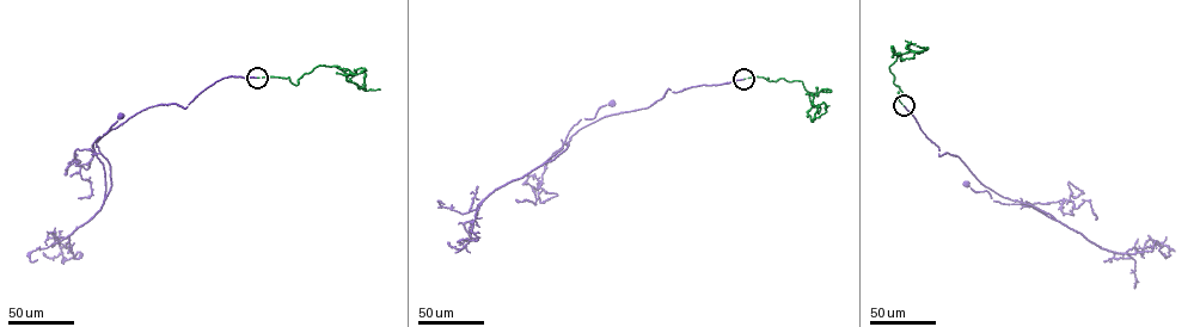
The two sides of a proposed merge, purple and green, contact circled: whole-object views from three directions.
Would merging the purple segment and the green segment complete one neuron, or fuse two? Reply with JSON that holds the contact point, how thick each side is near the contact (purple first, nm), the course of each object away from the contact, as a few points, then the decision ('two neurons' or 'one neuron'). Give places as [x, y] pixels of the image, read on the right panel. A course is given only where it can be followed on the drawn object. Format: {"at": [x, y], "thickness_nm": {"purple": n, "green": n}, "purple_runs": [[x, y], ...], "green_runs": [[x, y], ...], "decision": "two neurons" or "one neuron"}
{"at": [904, 105], "thickness_nm": {"purple": 240, "green": 120}, "purple_runs": [[904, 105], [938, 147], [940, 156], [947, 153], [959, 156], [990, 189], [977, 192], [966, 184]], "green_runs": [[904, 105], [889, 68], [897, 56], [928, 48], [901, 57]], "decision": "one neuron"}

